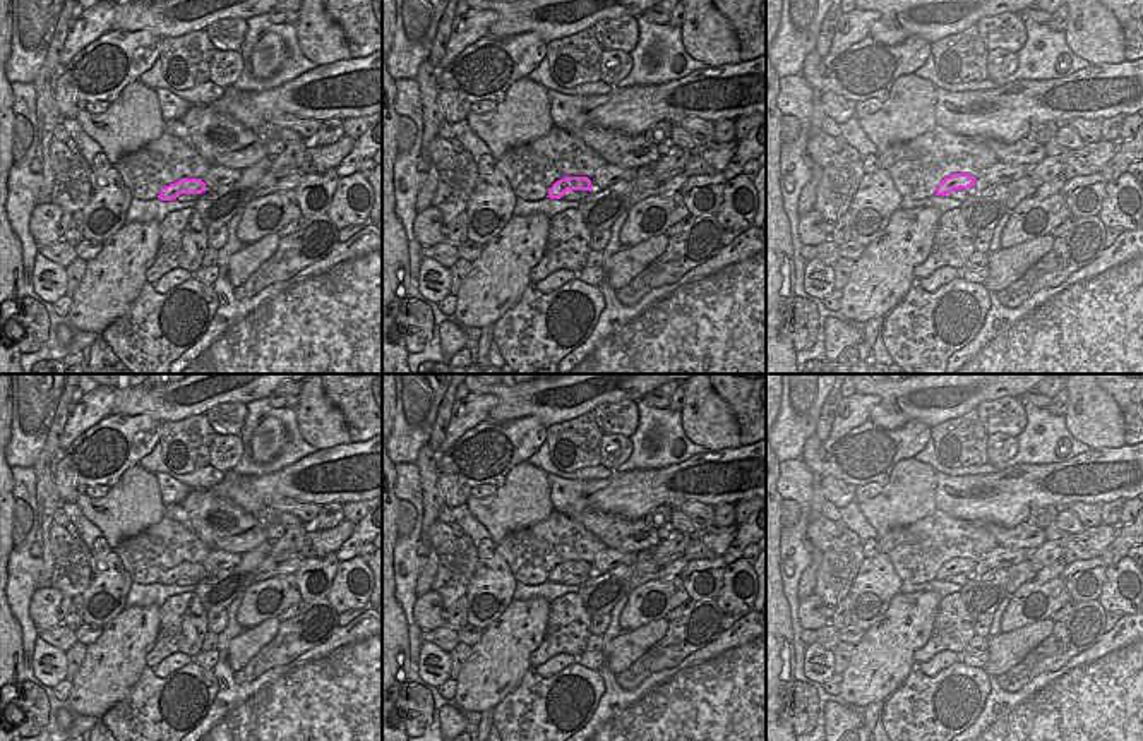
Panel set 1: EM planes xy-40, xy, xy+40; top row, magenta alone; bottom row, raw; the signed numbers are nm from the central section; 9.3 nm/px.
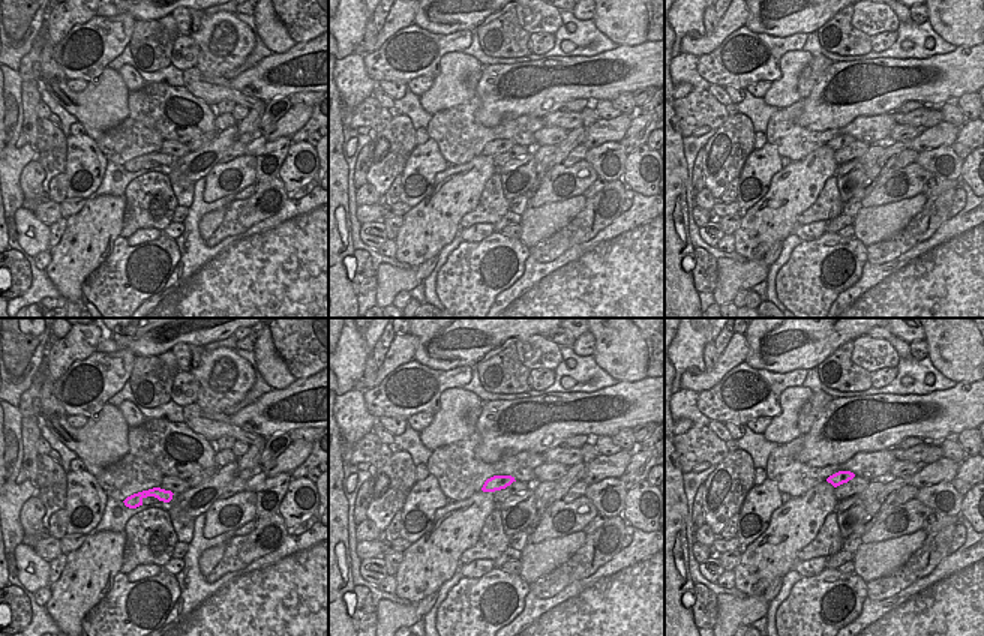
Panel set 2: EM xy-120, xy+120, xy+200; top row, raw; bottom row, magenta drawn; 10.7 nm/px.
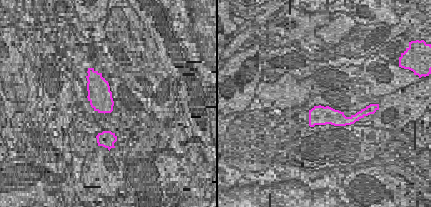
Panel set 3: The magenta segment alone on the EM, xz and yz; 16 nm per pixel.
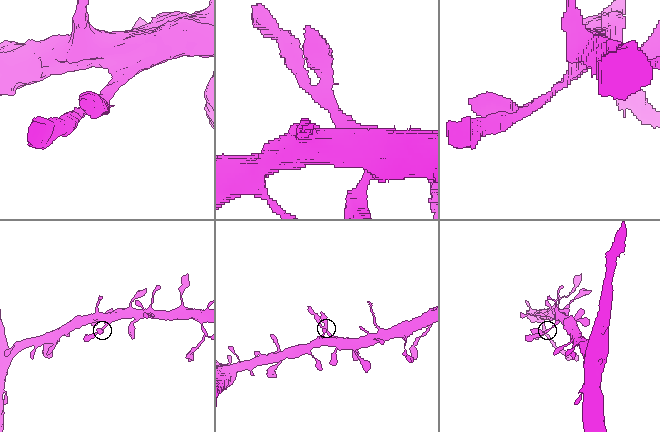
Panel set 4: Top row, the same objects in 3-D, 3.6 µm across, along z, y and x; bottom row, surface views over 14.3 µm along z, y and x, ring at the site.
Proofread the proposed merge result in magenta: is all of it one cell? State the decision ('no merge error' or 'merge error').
no merge error

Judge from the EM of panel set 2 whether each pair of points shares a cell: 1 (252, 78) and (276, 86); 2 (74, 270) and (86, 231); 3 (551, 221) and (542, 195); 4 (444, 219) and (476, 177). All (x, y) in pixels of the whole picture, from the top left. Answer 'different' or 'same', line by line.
1: same
2: same
3: different
4: same

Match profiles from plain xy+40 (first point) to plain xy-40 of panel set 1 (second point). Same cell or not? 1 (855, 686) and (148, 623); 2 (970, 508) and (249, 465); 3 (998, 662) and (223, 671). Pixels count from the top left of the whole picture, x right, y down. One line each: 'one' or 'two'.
1: one
2: two
3: two

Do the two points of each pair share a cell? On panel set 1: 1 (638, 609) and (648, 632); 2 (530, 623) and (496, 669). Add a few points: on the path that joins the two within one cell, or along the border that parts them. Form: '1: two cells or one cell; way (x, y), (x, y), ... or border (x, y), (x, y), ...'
1: two cells; border (664, 618), (652, 620), (634, 630)
2: one cell; way (518, 635), (502, 650), (501, 657)

